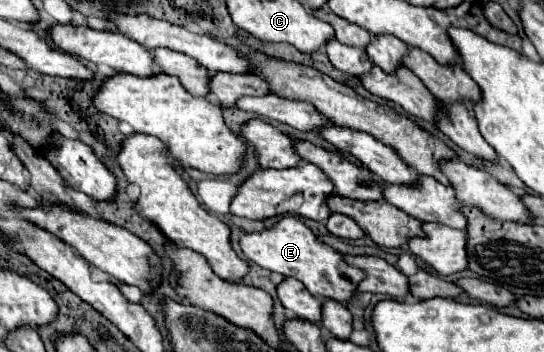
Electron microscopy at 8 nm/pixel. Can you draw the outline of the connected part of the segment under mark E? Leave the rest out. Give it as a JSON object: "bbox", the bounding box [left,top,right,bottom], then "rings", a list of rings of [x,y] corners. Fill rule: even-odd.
{"bbox":[240,216,364,304],"rings":[[[286,216],[280,220],[280,224],[260,234],[244,234],[240,246],[250,262],[270,272],[292,276],[300,280],[306,286],[306,290],[312,292],[312,296],[330,298],[340,304],[350,302],[350,298],[356,292],[356,284],[360,284],[364,278],[364,272],[360,268],[346,264],[344,256],[338,250],[320,242],[318,236],[314,236],[314,232],[296,216]]]}

